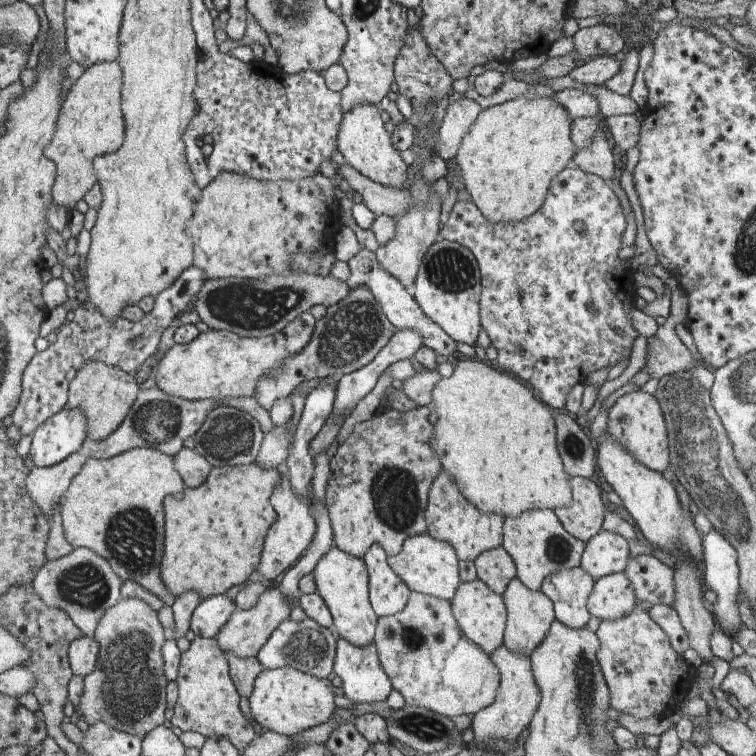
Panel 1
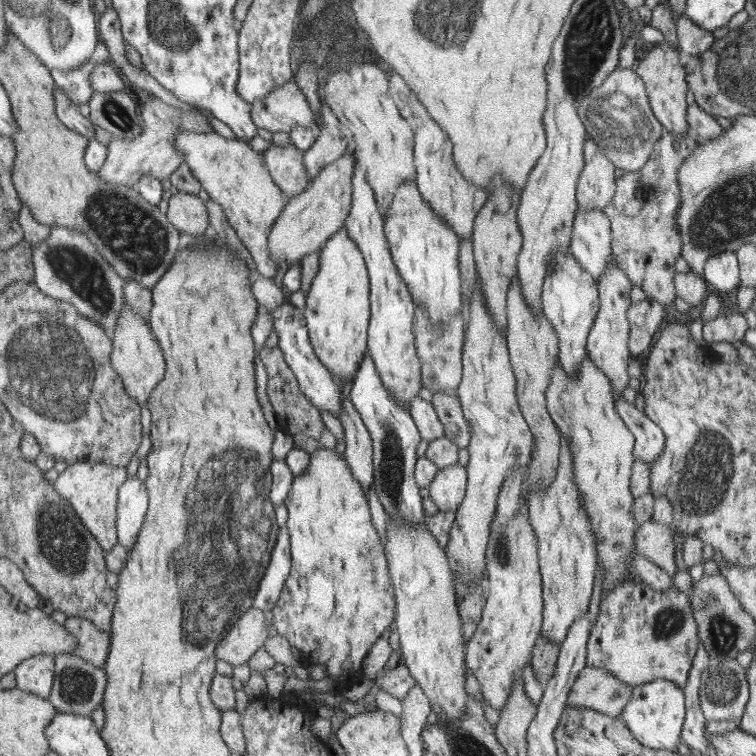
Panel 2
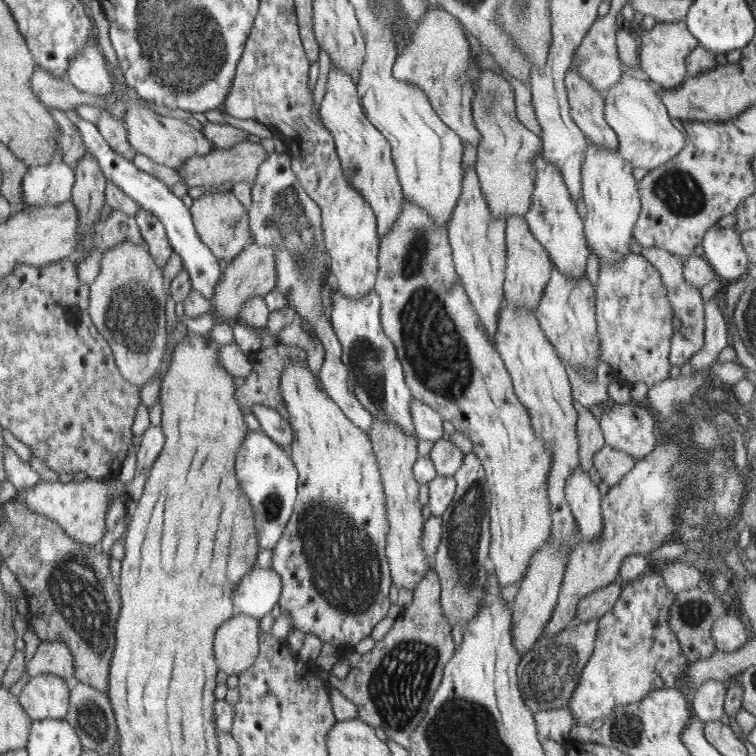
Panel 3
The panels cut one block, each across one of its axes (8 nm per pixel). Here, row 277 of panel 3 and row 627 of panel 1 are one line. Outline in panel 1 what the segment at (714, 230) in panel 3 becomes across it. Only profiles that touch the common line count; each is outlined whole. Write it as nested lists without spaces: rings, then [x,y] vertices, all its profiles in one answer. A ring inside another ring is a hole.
[[[712,529],[709,534],[702,536],[702,558],[702,583],[705,589],[715,594],[715,602],[710,606],[714,623],[723,632],[733,637],[742,626],[739,612],[737,612],[737,590],[739,588],[737,554],[724,536]]]

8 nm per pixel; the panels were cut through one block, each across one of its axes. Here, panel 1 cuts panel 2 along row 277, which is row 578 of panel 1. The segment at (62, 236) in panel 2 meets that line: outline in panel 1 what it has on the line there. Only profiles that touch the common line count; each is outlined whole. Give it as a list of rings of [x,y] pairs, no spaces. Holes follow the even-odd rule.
[[[75,548],[62,558],[46,562],[31,584],[45,605],[61,608],[87,637],[92,637],[95,624],[121,598],[121,578],[111,570],[109,562],[103,556],[97,556],[89,548]]]

